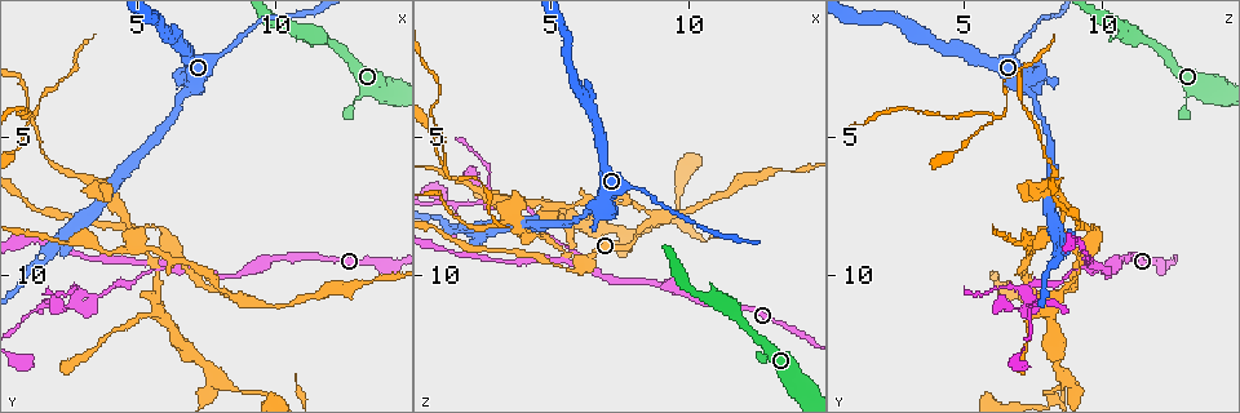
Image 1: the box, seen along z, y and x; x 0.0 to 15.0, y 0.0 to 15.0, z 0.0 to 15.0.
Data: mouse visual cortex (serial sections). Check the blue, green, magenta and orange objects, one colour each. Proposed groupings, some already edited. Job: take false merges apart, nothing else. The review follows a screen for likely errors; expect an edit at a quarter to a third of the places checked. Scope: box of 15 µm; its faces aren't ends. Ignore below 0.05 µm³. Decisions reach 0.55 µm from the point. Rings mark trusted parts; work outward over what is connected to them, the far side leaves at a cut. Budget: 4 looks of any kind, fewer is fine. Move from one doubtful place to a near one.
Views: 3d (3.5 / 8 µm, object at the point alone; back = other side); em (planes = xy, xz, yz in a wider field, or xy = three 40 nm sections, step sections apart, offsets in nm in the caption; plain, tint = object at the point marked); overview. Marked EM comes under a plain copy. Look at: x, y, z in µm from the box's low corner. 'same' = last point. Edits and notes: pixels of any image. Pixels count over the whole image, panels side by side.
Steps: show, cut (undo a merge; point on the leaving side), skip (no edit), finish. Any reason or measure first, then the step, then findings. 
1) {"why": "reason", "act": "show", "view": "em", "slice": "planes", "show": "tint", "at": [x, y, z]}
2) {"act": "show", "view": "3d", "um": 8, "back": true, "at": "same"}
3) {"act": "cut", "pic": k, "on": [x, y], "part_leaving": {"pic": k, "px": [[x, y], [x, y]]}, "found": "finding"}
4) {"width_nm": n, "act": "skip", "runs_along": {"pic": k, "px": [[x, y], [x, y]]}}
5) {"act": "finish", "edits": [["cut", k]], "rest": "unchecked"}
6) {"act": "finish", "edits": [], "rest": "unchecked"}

{"why": "two arms at a narrow angle", "act": "show", "view": "3d", "um": 8, "at": [6.4, 9.8, 9.9]}

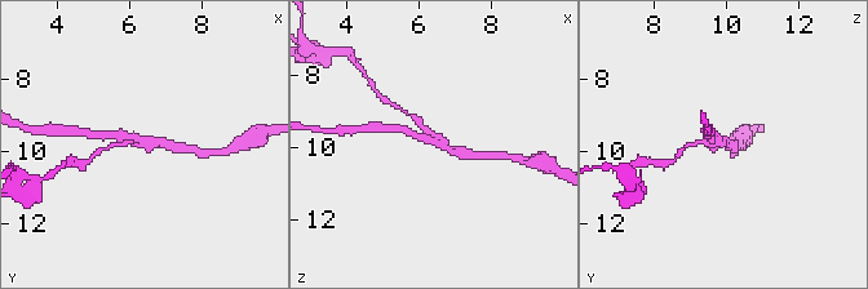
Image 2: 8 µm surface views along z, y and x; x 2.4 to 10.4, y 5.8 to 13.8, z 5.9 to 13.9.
{"arms": 3, "arm_widths_nm": [150, 200, 250], "why": "shape alone is not enough", "act": "show", "view": "em", "slice": "xy", "step": 5, "show": "tint", "at": [6.4, 9.8, 9.8]}

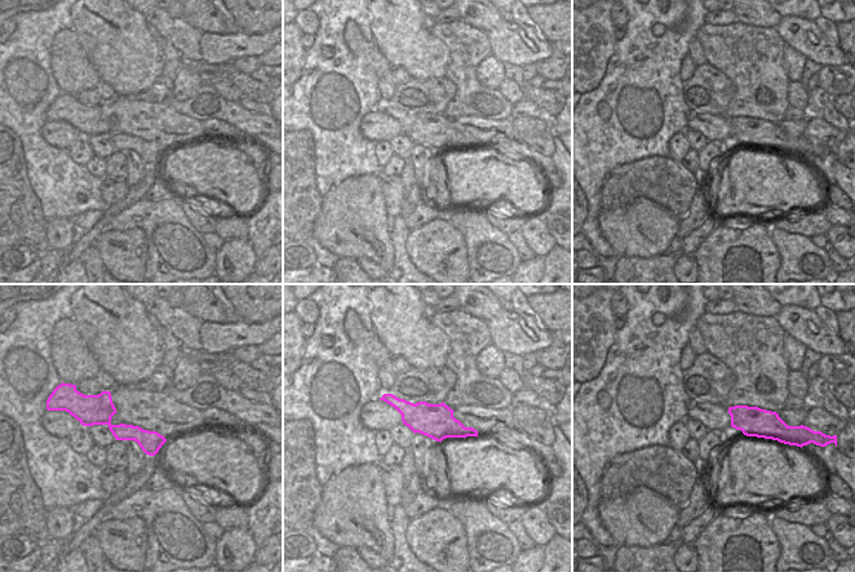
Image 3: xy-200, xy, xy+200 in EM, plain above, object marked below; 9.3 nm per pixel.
{"act": "cut", "pic": 2, "on": [120, 145], "found": "two cells meet here"}

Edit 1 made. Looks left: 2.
{"why": "calibre changes", "act": "show", "view": "3d", "um": 8, "at": [8.2, 1.9, 6.9]}

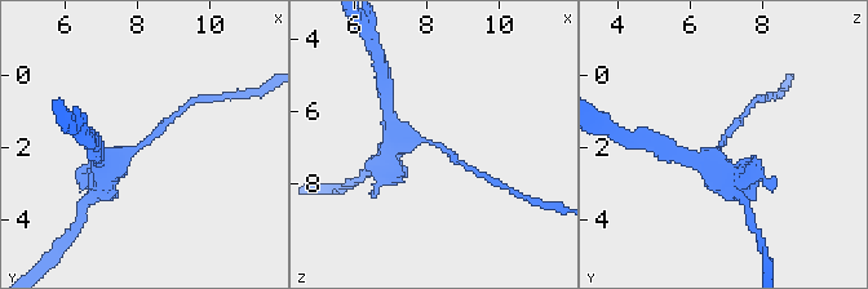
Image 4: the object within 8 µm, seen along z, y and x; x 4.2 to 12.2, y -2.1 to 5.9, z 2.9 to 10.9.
{"arm_widths_nm": [200, 600], "act": "show", "view": "em", "slice": "planes", "show": "tint", "at": [8.2, 1.9, 6.8]}

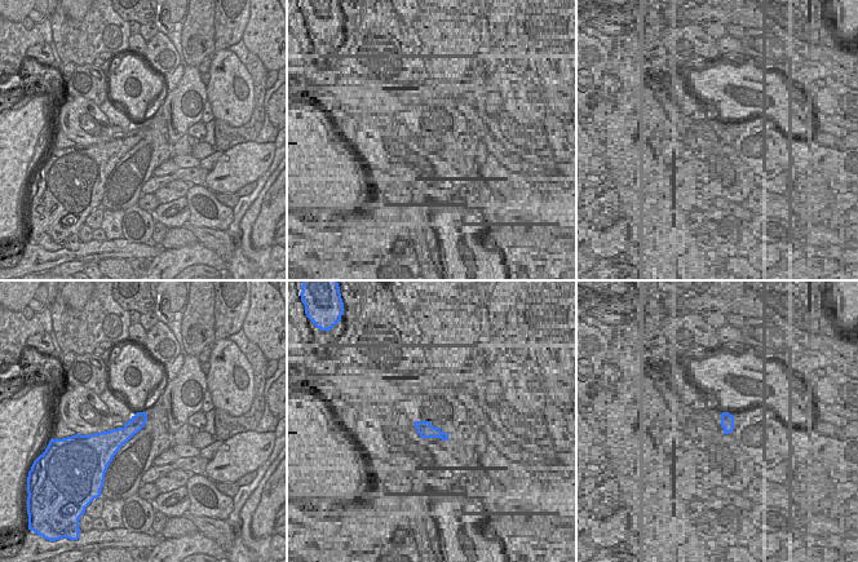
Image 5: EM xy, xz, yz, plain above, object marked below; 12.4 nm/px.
{"act": "skip", "runs_along": {"pic": 4, "px": [[107, 167], [149, 141], [169, 121]]}, "found": "all the same cell"}

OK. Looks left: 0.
{"act": "finish", "edits": [["cut", 2]], "rest": "unchecked"}

